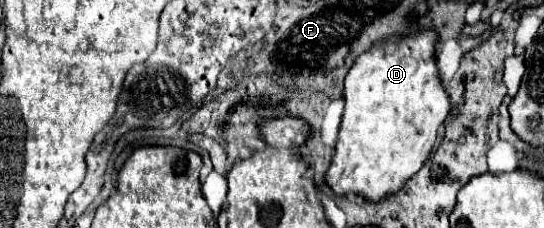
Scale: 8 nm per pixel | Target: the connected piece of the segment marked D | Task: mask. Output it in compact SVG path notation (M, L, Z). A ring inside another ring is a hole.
M421 30L421 34L413 34L413 38L385 38L385 42L377 42L373 50L367 50L357 58L345 78L345 112L335 156L327 170L327 184L335 194L355 192L377 202L399 192L403 182L421 170L435 144L437 128L451 110L451 100L441 84L435 60L437 42L439 34L435 30Z

